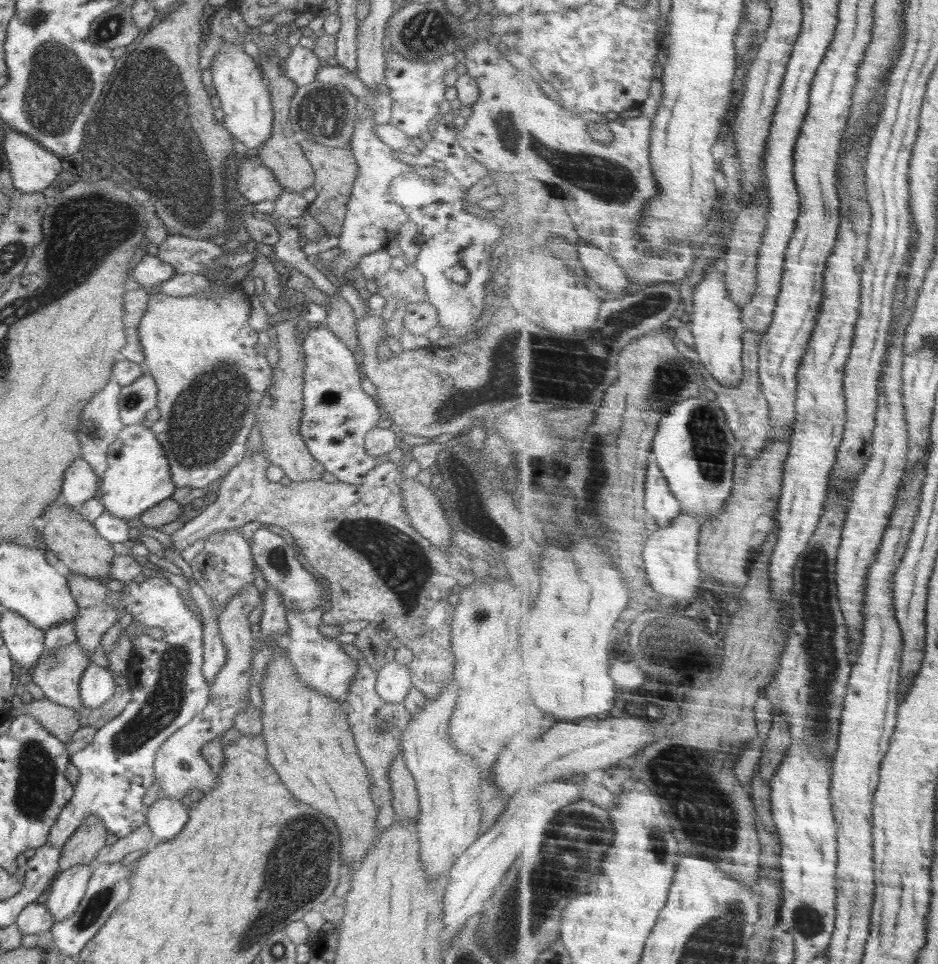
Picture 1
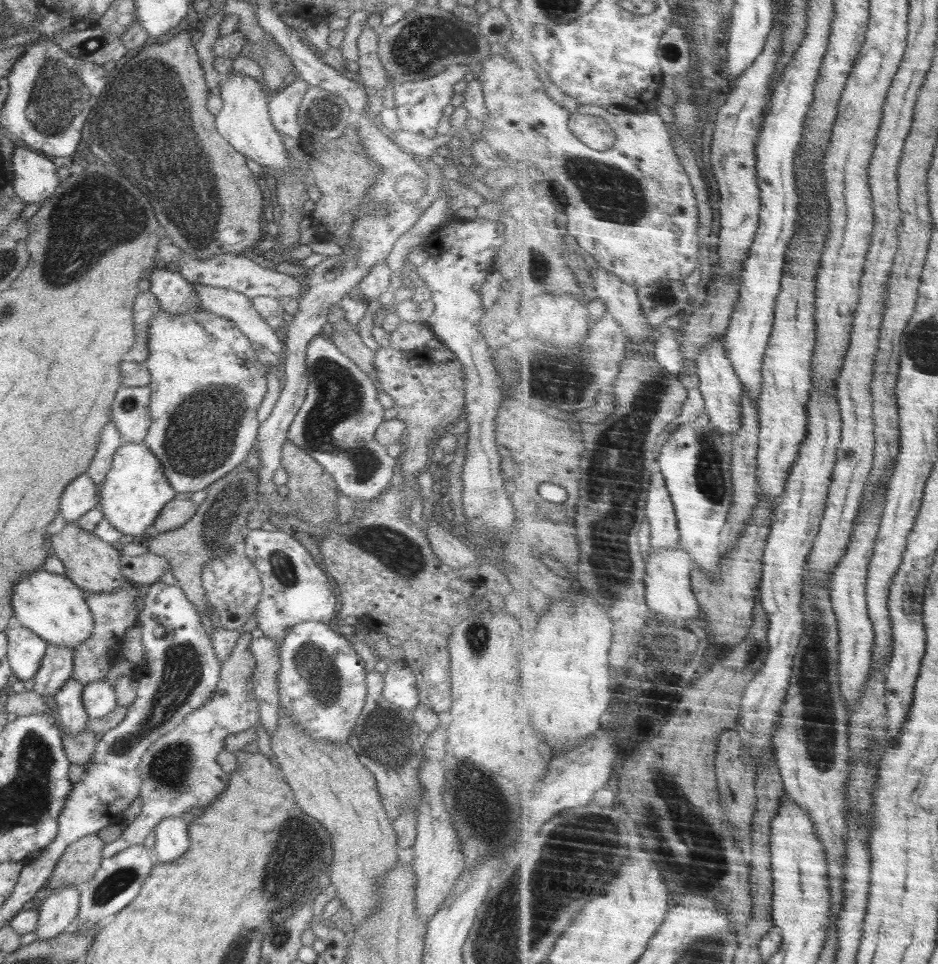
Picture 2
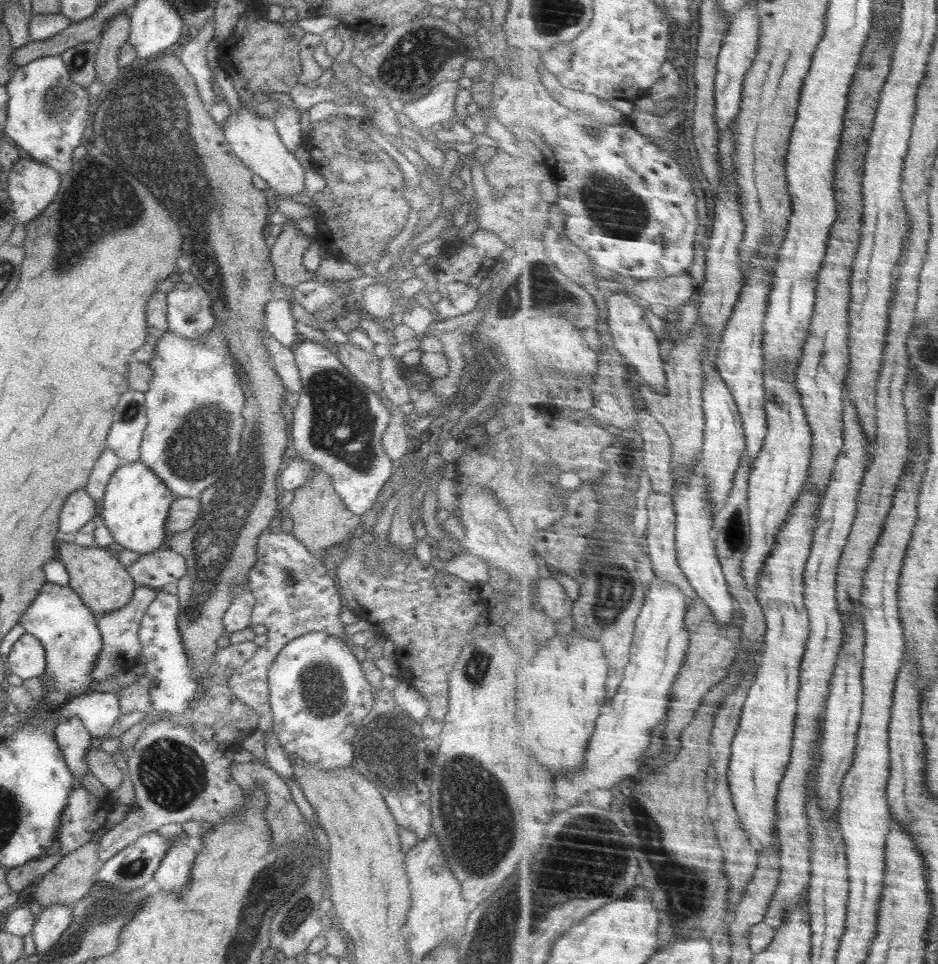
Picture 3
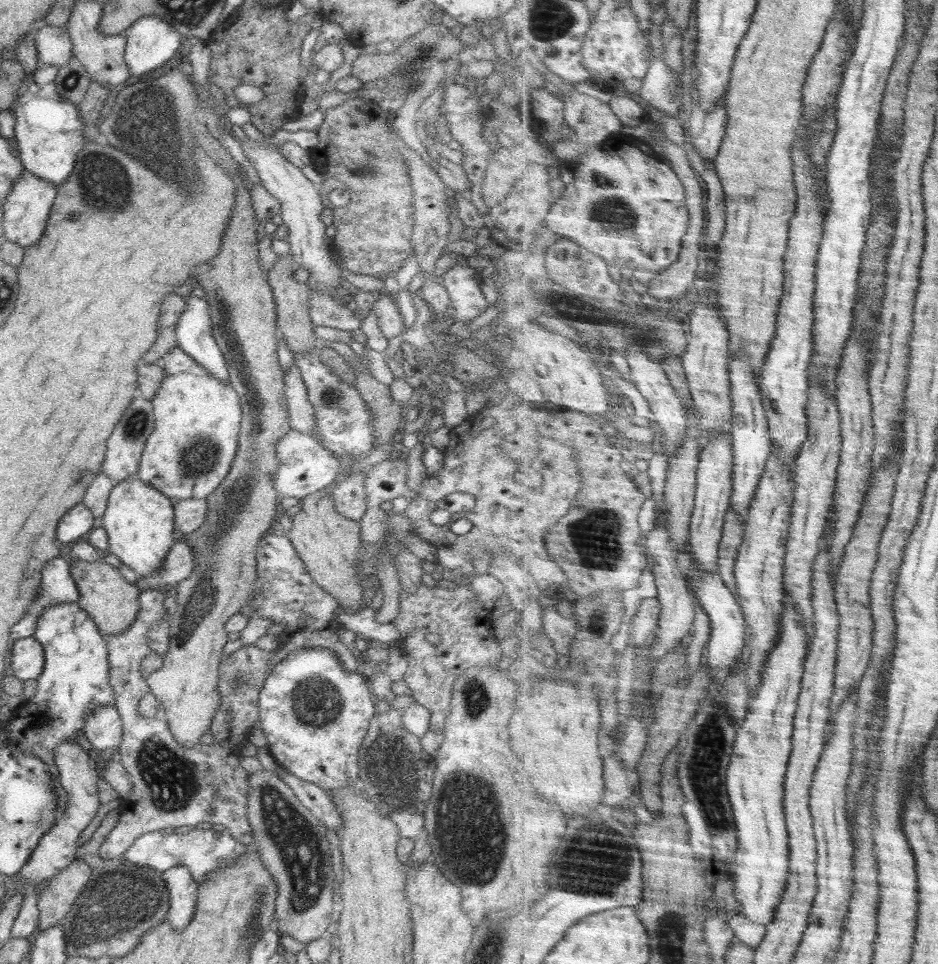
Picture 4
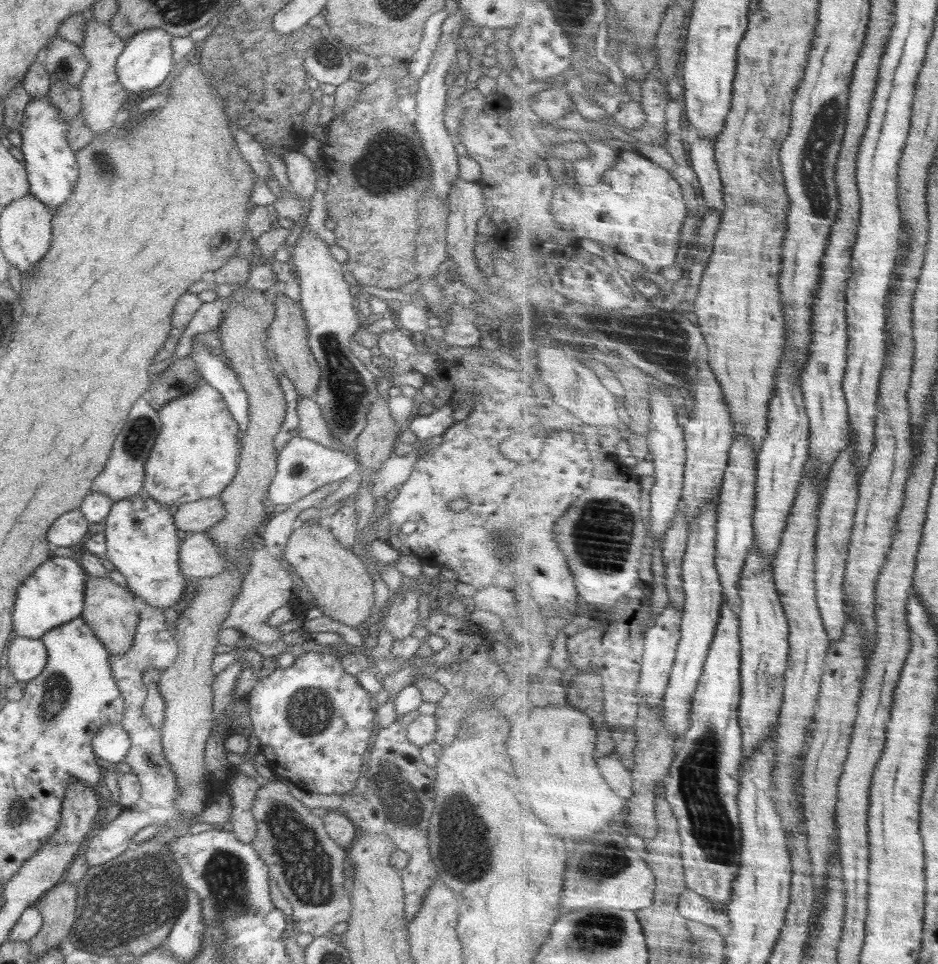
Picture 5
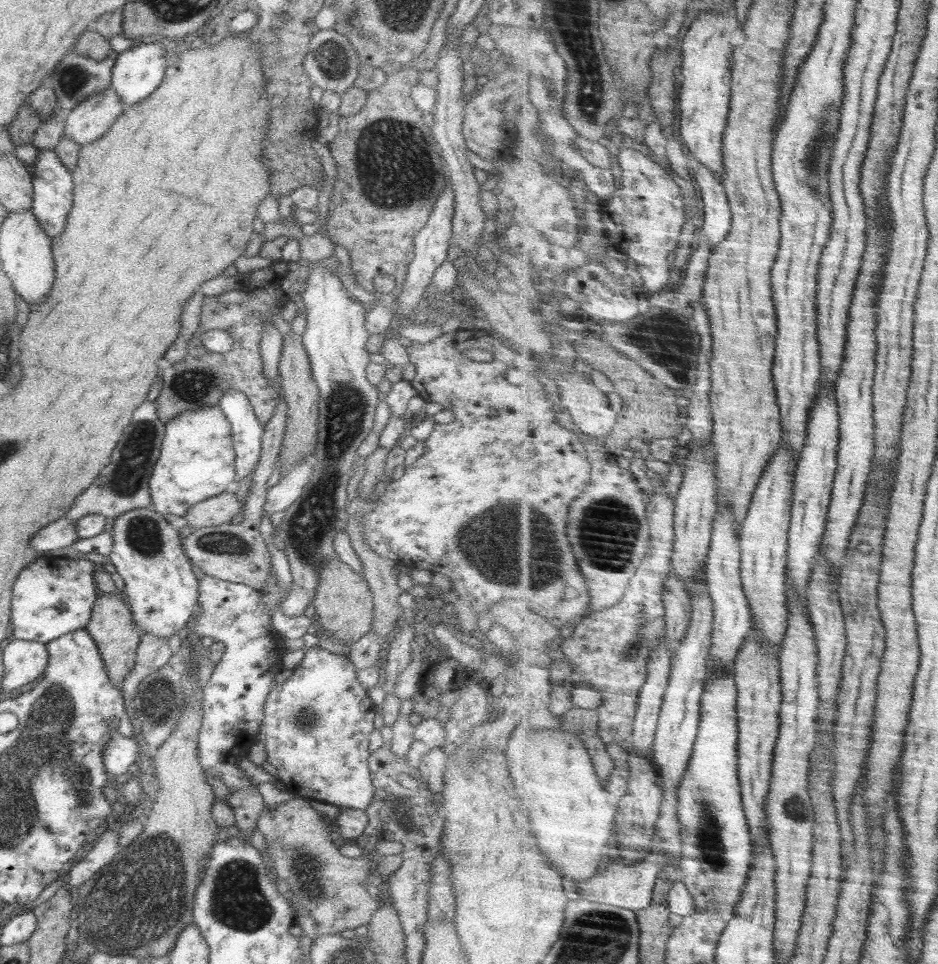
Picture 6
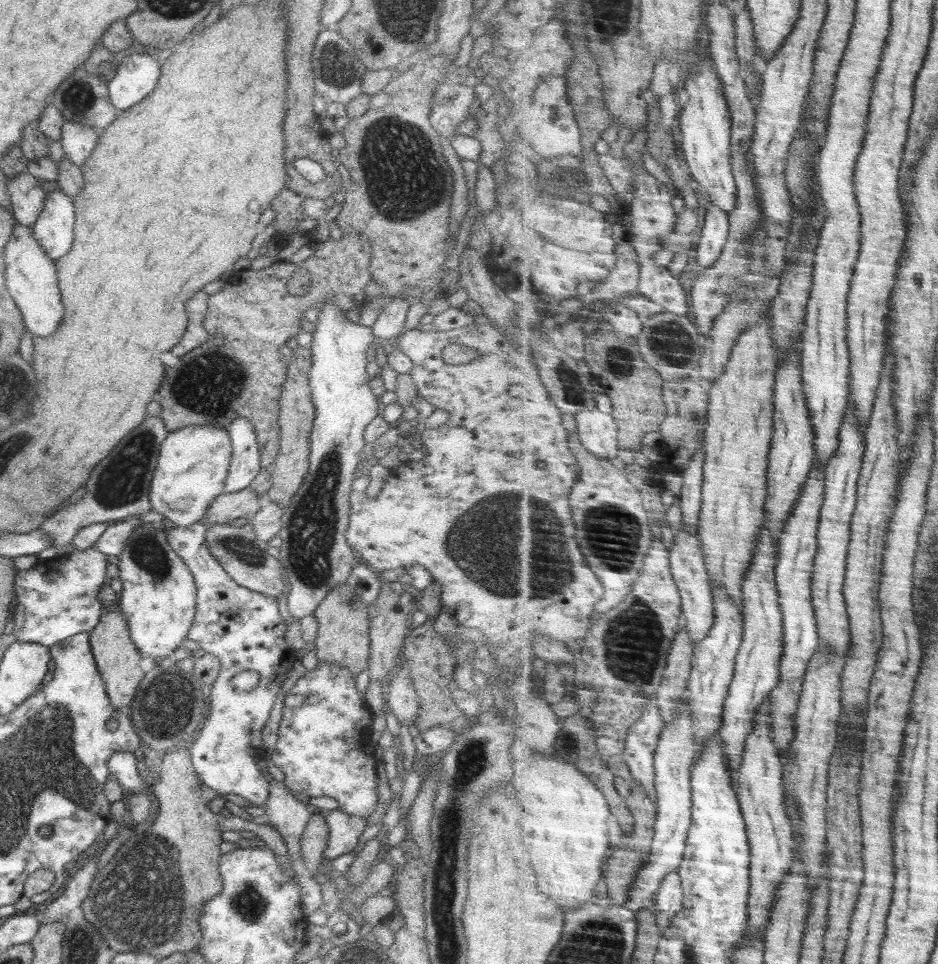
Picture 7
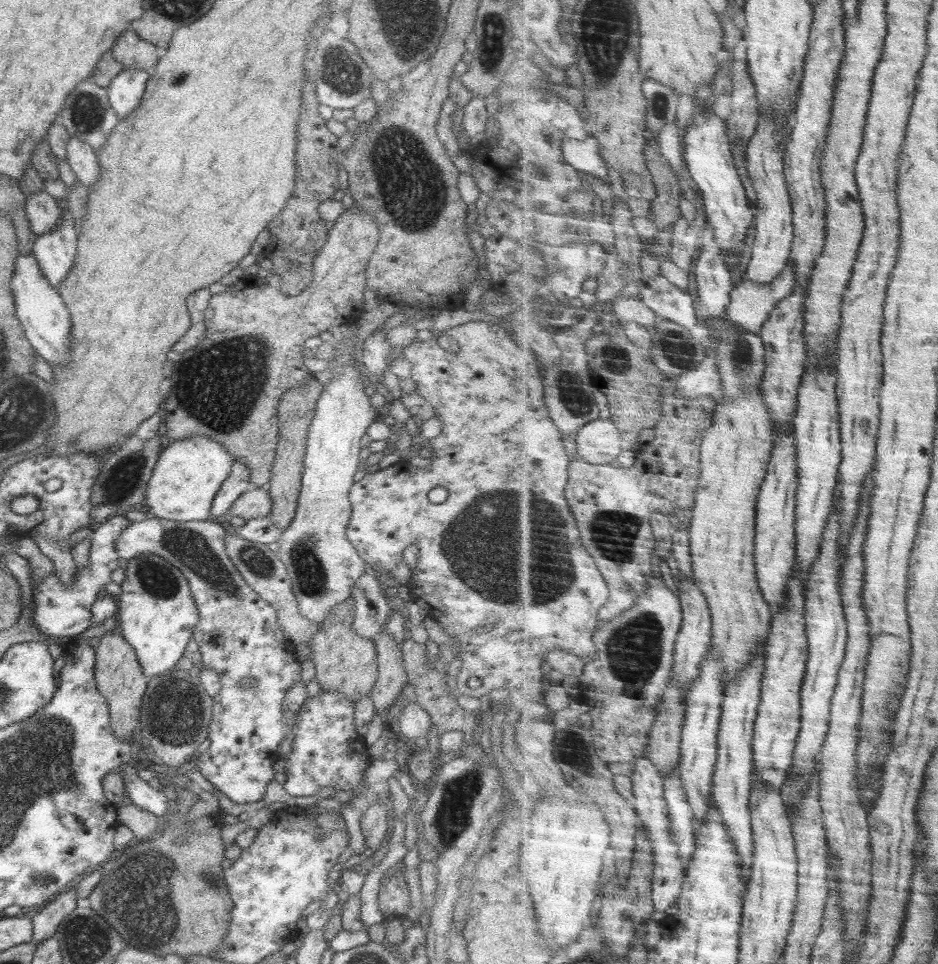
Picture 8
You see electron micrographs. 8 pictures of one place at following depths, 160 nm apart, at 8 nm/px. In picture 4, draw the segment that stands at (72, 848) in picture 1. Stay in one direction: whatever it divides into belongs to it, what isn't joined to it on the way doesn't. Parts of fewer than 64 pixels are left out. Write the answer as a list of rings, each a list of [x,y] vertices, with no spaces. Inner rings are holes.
[[[80,858],[65,866],[39,888],[37,907],[40,911],[39,928],[43,931],[64,924],[71,906],[85,889],[91,868]]]

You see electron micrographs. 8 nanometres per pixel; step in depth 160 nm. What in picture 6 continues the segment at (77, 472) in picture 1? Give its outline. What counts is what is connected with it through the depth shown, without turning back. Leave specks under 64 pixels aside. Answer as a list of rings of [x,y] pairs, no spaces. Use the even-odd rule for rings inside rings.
[[[60,517],[58,520],[47,524],[33,536],[31,545],[37,552],[48,552],[48,550],[58,550],[74,544],[79,538],[77,537],[75,522],[68,517]]]

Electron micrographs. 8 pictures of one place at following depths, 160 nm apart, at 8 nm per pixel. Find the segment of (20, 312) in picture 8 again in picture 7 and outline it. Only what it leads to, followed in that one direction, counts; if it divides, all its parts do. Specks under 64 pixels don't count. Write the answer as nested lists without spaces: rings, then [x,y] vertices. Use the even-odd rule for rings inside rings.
[[[17,223],[11,239],[6,243],[3,259],[6,288],[22,313],[25,327],[34,336],[42,336],[42,338],[50,336],[58,328],[64,316],[64,306],[62,306],[59,290],[58,267],[55,262],[34,239],[31,228],[28,228],[28,225]]]

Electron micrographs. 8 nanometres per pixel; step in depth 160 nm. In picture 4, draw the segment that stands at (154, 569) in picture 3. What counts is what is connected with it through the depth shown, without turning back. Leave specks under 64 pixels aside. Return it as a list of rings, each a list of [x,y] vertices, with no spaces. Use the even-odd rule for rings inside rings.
[[[178,538],[164,557],[161,571],[154,571],[145,577],[138,576],[135,584],[140,590],[164,590],[166,585],[180,582],[191,575],[194,566],[193,556],[188,543]]]

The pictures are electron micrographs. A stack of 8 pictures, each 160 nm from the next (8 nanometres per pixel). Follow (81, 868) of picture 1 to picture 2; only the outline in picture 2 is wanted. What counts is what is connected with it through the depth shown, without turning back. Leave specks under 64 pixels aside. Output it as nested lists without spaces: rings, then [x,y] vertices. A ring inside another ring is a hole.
[[[64,885],[58,887],[52,892],[48,892],[43,899],[43,903],[38,906],[36,912],[38,914],[37,927],[34,933],[38,939],[49,939],[58,936],[71,929],[76,922],[79,910],[79,890],[72,885]]]

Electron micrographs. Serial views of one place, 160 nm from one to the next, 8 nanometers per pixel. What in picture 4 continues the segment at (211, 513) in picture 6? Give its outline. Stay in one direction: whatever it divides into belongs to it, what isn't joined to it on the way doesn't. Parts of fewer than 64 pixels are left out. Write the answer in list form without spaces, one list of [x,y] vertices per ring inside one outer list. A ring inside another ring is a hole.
[[[186,499],[175,504],[173,511],[177,535],[189,535],[207,521],[208,502],[205,499]]]

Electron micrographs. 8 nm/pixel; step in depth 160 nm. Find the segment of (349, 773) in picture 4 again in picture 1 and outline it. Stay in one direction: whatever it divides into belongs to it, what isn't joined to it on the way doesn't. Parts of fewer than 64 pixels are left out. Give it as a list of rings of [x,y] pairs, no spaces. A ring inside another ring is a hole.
[[[320,607],[305,611],[287,610],[285,618],[289,624],[289,632],[285,651],[298,680],[314,692],[330,696],[332,700],[338,702],[338,706],[342,709],[346,704],[349,686],[356,676],[358,662],[353,660],[350,649],[336,638],[326,637],[320,633],[318,626],[325,613],[326,610]]]

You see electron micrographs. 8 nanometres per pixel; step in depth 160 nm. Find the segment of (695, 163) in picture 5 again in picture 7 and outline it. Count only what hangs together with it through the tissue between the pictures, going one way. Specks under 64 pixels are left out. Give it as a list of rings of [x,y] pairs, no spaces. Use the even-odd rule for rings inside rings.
[[[711,203],[707,210],[707,221],[703,228],[698,252],[700,271],[712,268],[722,256],[727,242],[730,240],[730,213]]]

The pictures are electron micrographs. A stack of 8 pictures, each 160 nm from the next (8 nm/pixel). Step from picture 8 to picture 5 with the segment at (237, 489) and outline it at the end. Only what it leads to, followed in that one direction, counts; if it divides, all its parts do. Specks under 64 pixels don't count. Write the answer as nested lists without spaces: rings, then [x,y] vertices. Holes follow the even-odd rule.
[[[192,341],[191,353],[189,354],[196,363],[197,369],[202,378],[222,394],[223,401],[228,405],[228,410],[232,413],[234,420],[238,425],[237,443],[239,450],[242,445],[242,438],[246,436],[248,428],[248,399],[246,391],[237,381],[235,372],[222,362],[219,356],[216,356],[207,346],[201,342]]]

